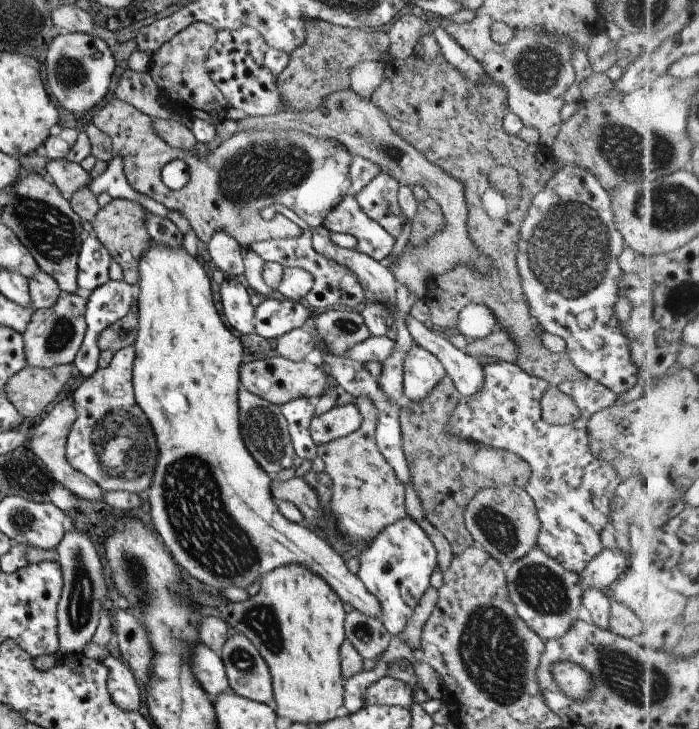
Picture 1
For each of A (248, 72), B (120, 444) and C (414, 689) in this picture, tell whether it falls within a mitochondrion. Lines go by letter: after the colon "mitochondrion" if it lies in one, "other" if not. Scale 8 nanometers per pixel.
A: other
B: mitochondrion
C: other

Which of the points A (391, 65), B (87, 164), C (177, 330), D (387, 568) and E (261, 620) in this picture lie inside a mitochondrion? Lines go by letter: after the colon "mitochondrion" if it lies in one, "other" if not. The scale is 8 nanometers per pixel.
A: other
B: other
C: other
D: other
E: mitochondrion

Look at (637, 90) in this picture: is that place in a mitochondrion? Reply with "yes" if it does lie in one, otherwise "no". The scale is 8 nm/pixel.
no

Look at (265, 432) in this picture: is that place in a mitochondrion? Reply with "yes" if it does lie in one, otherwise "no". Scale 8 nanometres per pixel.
yes

